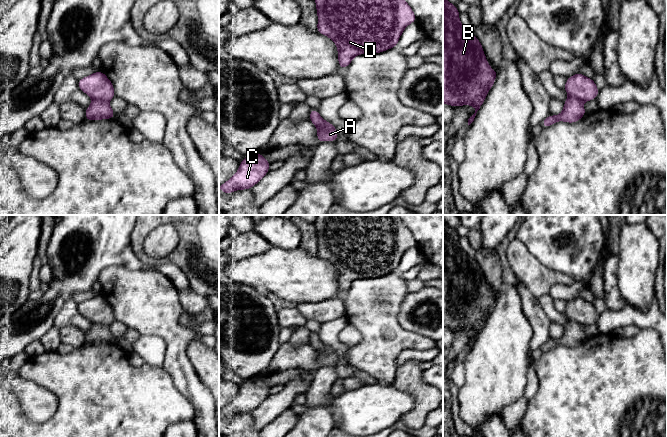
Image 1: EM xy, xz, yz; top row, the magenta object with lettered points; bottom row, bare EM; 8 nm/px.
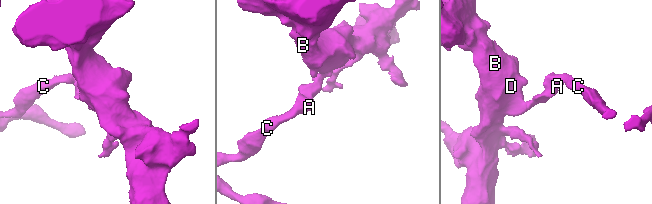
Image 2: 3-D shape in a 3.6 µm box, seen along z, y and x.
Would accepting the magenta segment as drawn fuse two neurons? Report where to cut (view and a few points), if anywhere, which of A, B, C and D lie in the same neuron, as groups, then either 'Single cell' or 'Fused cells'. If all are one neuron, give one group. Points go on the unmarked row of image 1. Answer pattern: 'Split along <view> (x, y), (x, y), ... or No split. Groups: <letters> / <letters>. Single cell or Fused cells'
Split along xy (92, 322), (108, 326). Groups: A C / B D. Fused cells

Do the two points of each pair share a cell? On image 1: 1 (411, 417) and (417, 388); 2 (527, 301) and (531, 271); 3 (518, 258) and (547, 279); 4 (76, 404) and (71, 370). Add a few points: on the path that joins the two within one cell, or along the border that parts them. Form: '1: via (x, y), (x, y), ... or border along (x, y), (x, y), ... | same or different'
1: via (418, 410), (419, 395) | same
2: border along (516, 276), (537, 299) | different
3: via (525, 265), (540, 279) | same
4: via (76, 396), (72, 391), (72, 378) | same

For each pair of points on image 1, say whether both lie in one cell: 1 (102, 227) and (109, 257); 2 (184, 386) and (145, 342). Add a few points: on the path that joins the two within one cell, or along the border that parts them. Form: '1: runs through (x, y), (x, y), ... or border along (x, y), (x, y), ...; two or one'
1: runs through (102, 234), (102, 238), (109, 245), (109, 250); one
2: border along (162, 339), (165, 345), (163, 365); two

